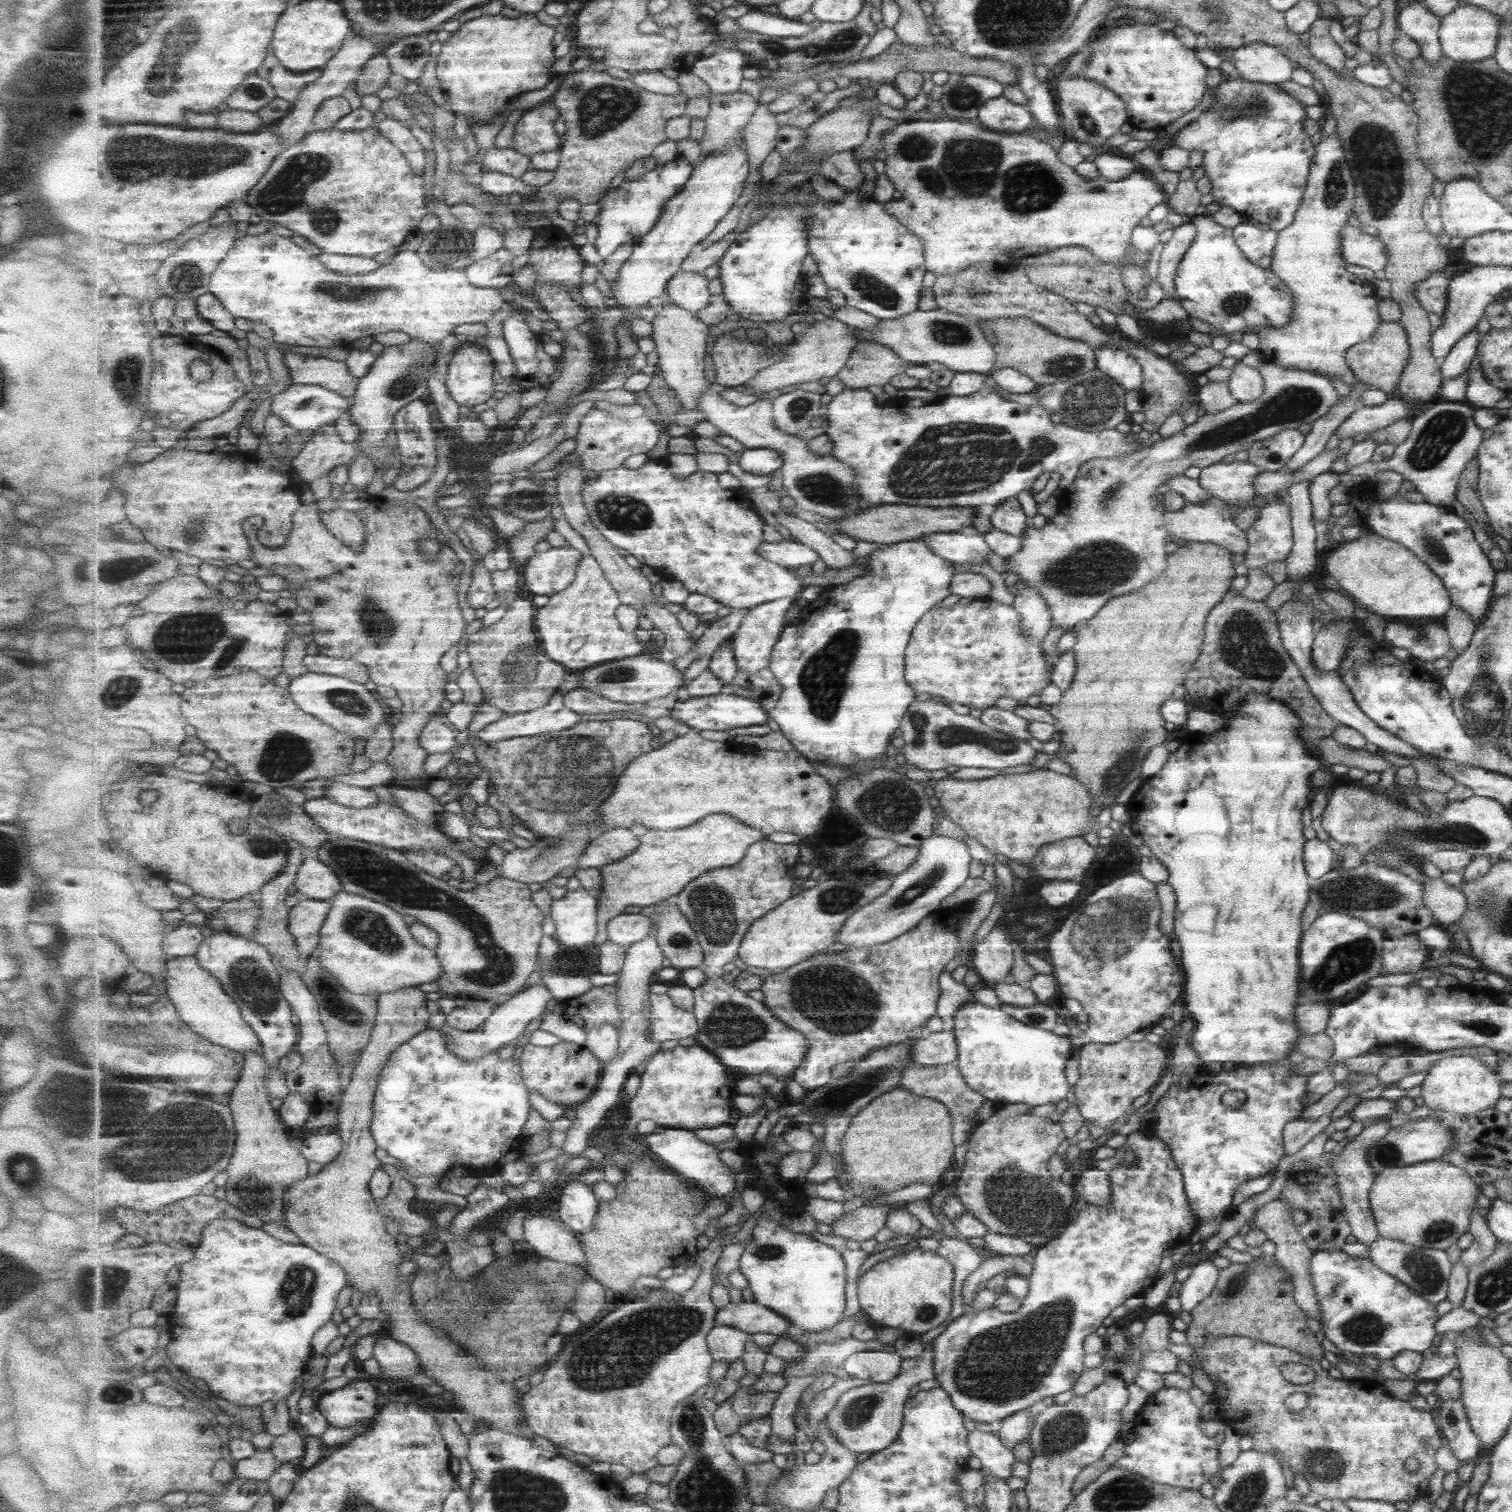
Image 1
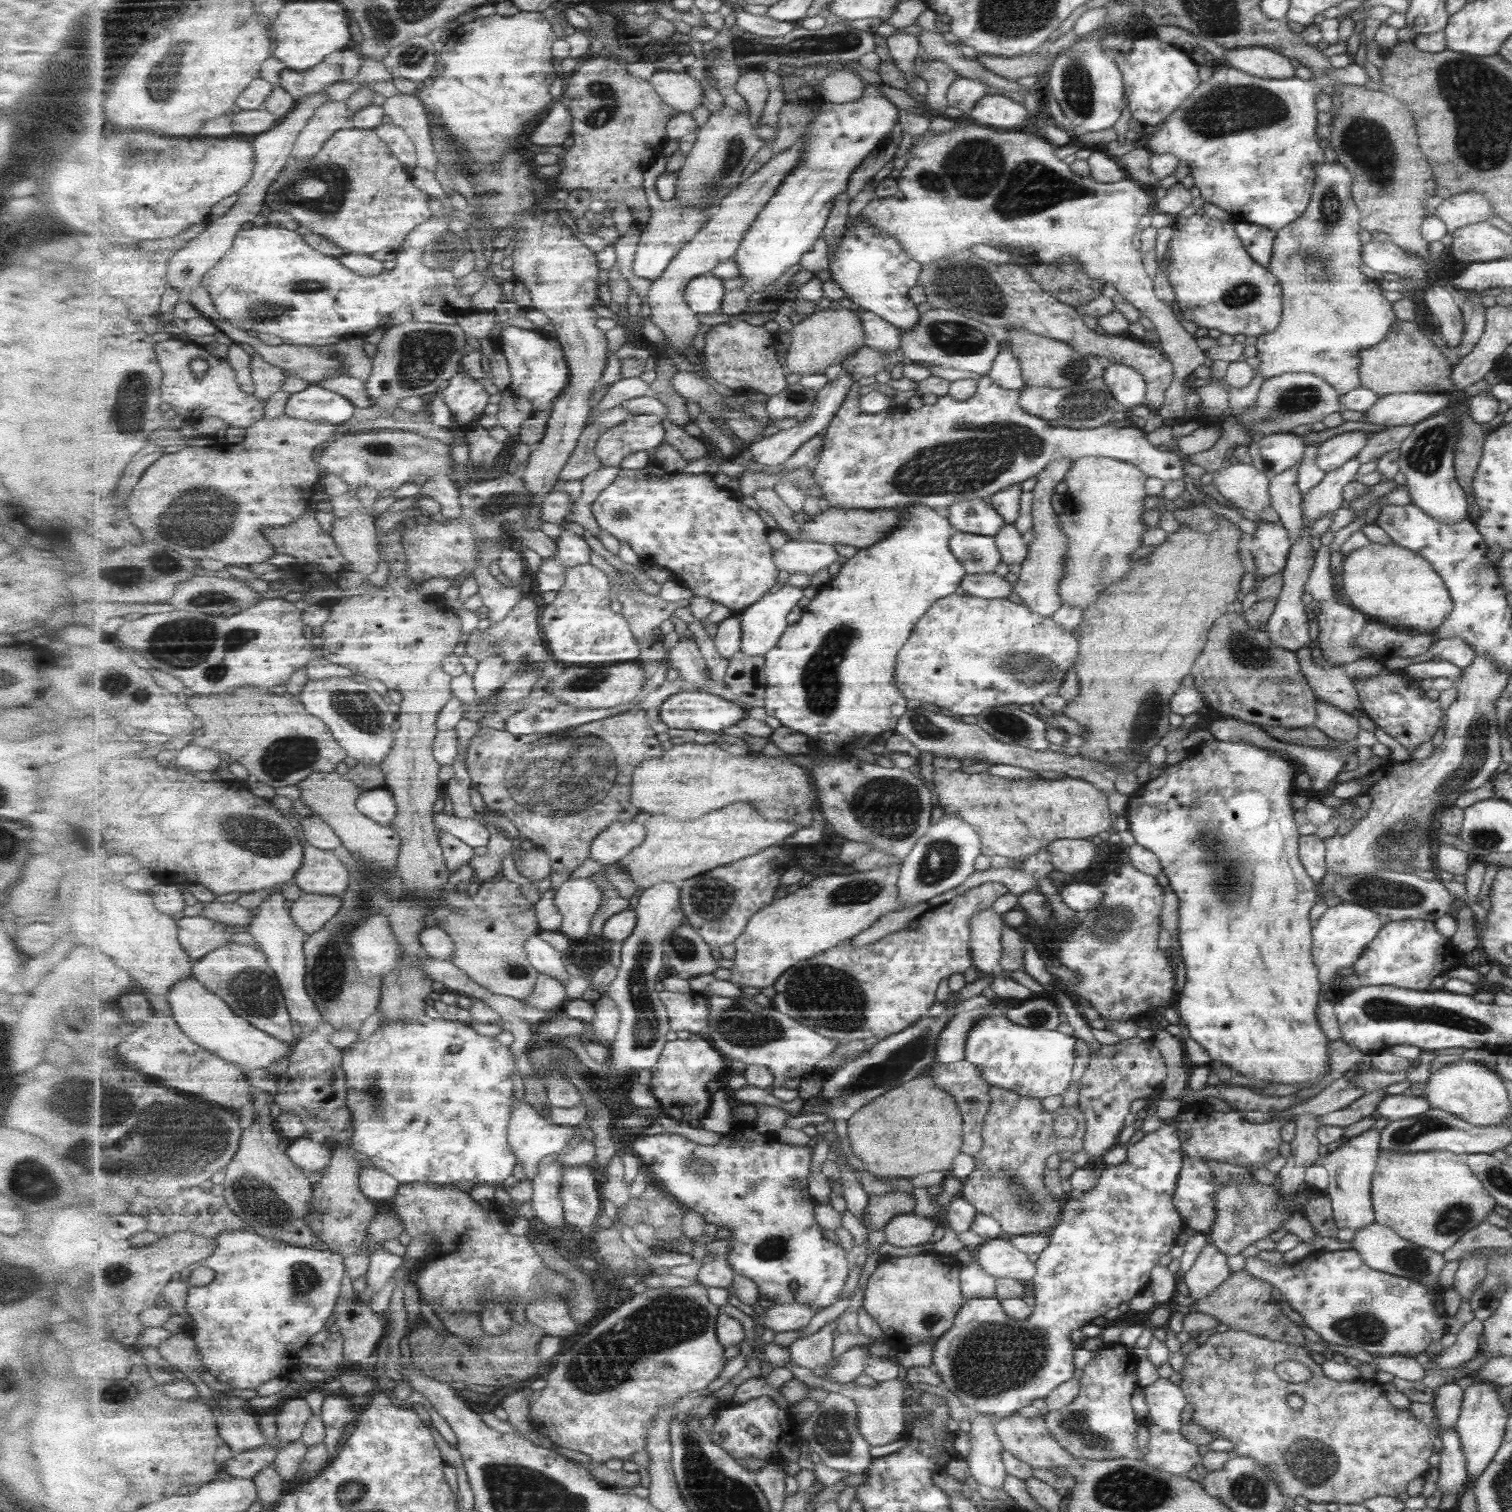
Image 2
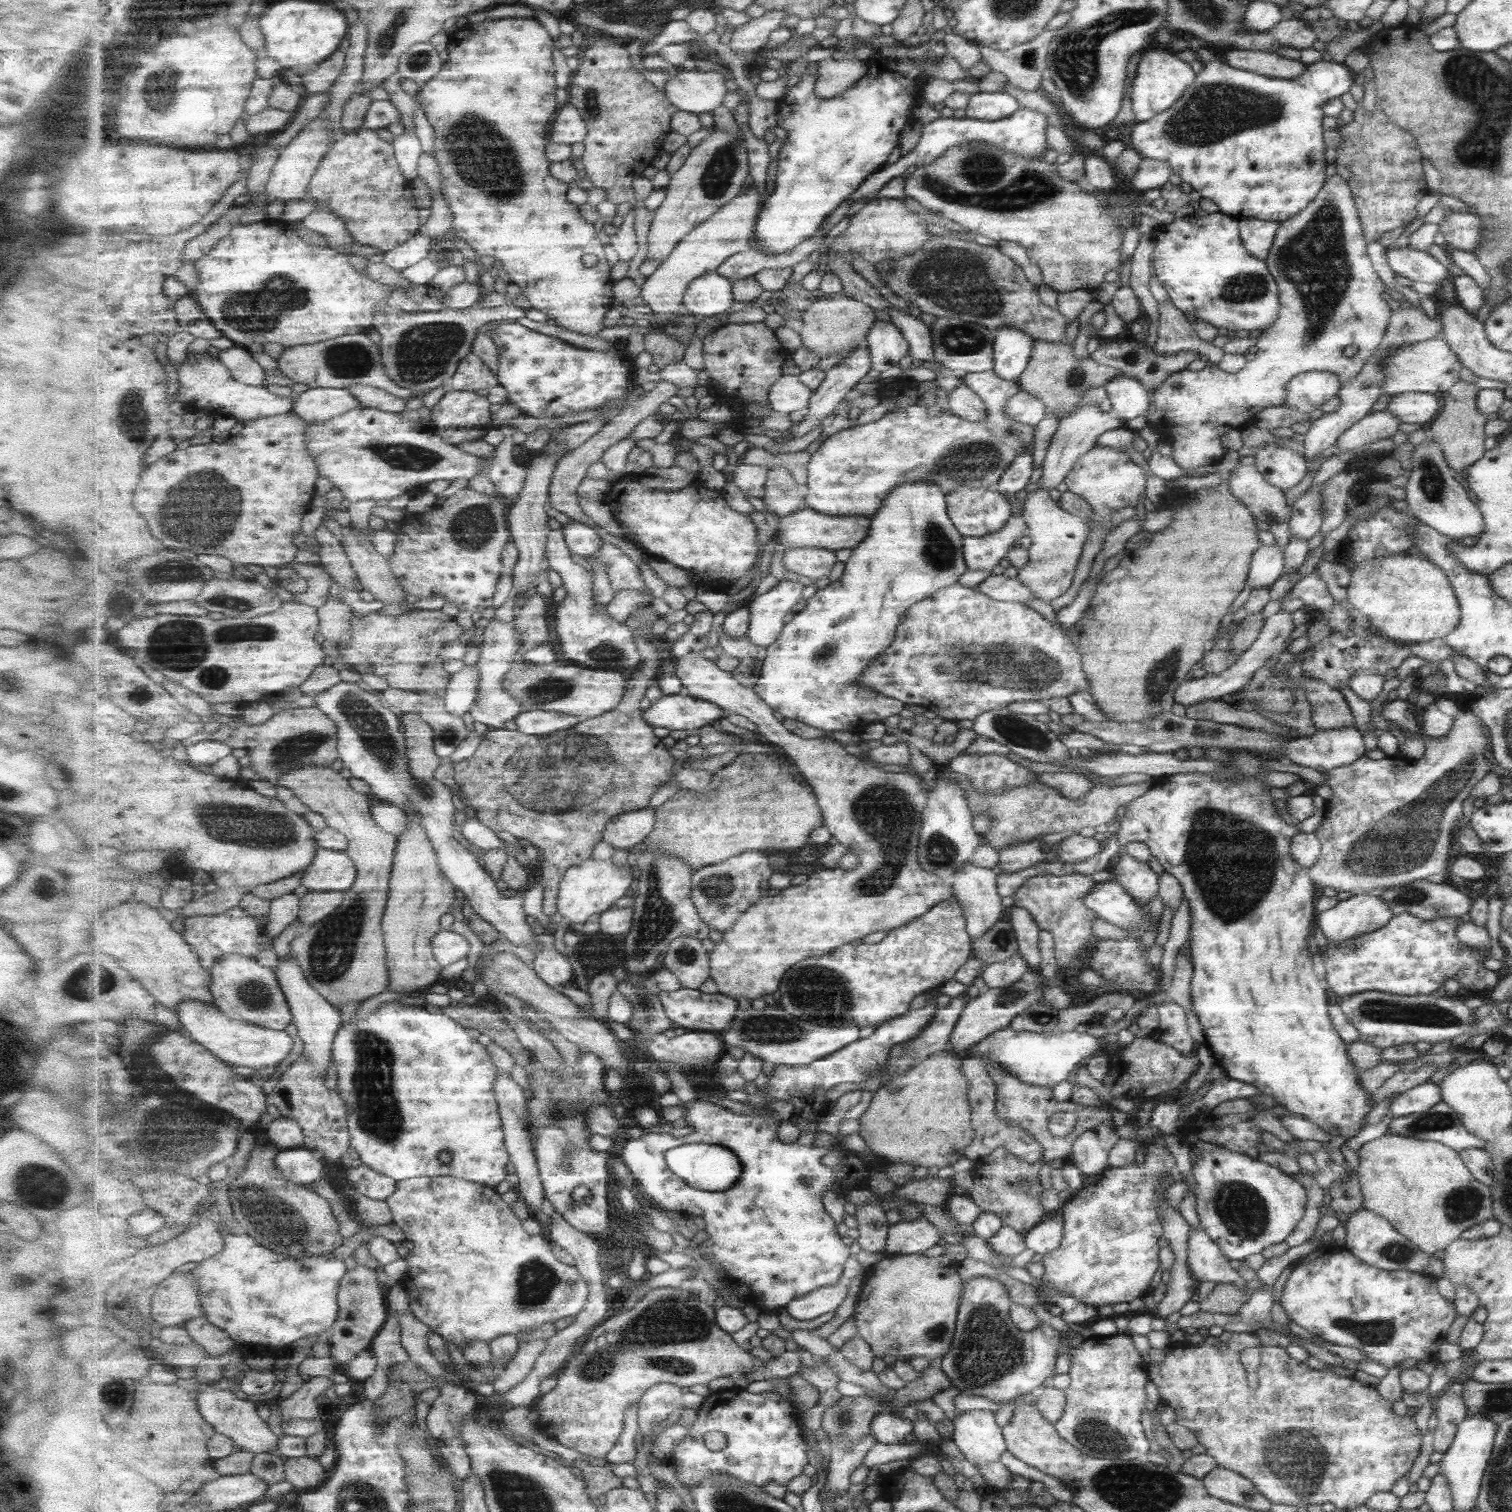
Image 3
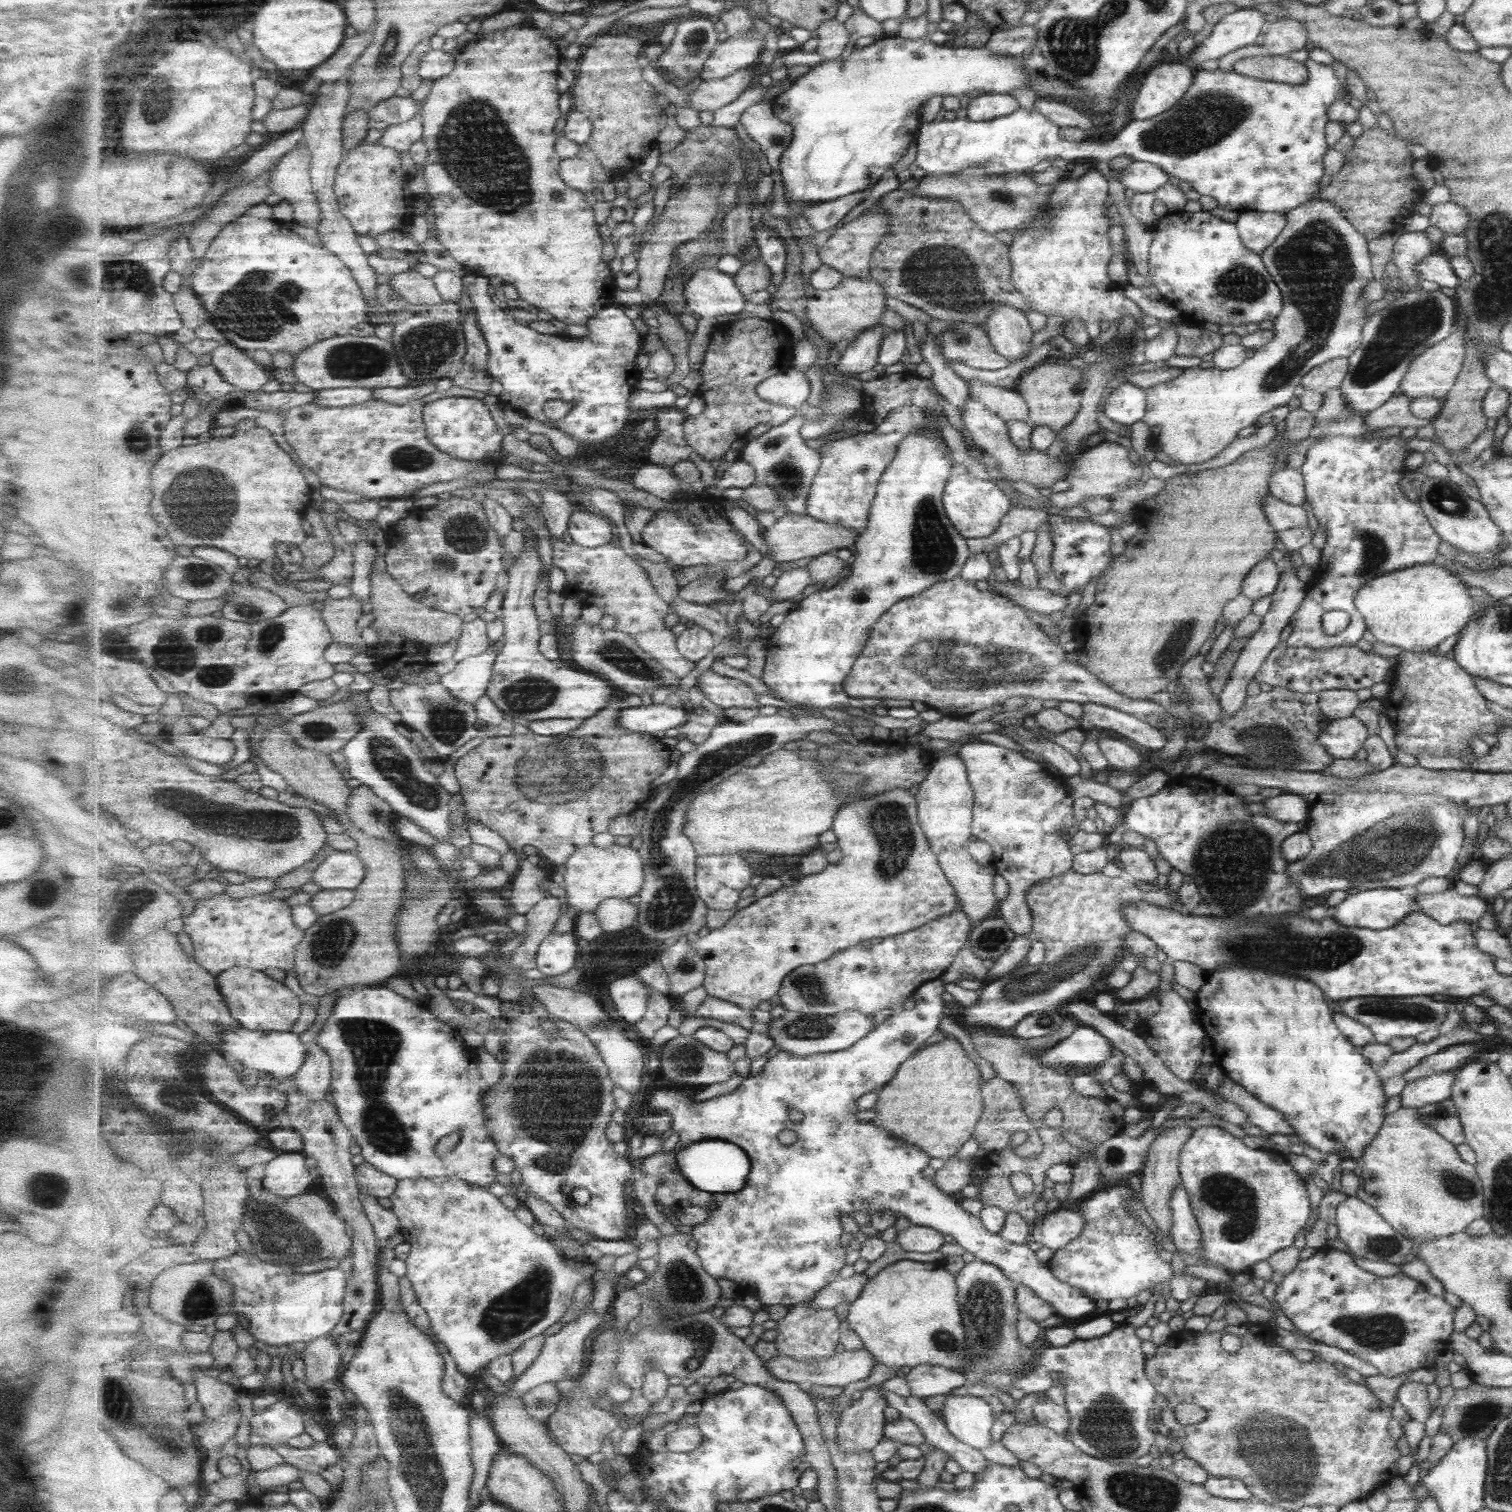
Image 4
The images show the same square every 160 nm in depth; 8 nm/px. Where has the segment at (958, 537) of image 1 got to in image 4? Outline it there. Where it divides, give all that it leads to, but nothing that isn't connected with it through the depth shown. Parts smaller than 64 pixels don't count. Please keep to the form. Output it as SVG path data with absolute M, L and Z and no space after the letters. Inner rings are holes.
M1012 507L1003 516L1000 526L987 538L970 538L968 547L972 556L982 552L993 552L995 548L1009 540L1012 536L1018 536L1020 531L1036 531L1041 525L1045 525L1049 514L1042 508Z

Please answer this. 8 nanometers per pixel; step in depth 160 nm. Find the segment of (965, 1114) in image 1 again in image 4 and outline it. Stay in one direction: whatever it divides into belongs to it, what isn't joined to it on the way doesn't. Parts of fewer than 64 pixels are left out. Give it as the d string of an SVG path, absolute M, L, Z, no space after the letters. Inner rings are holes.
M993 1077L984 1081L982 1095L985 1103L984 1114L974 1132L978 1147L985 1150L987 1154L995 1154L1002 1149L1005 1151L1007 1145L1010 1144L1009 1136L1013 1132L1023 1132L1025 1142L1019 1148L1022 1159L1031 1160L1031 1158L1037 1158L1042 1150L1041 1140L1036 1133L1037 1128L1028 1119L1028 1115L1021 1106L1017 1089L1012 1084L1009 1084L1009 1081Z

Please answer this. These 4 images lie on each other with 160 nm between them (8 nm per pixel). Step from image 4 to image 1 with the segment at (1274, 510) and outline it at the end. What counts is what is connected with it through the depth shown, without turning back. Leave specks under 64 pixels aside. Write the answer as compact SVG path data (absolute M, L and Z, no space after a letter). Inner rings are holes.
M1249 462L1215 463L1201 469L1199 486L1208 496L1231 505L1246 506L1257 494L1253 483L1260 469Z

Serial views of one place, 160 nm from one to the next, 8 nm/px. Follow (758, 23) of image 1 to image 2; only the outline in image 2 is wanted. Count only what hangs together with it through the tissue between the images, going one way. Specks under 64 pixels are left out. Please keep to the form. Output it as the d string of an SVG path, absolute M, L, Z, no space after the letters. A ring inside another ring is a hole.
M738 8L735 23L741 30L761 36L766 41L770 41L772 38L783 37L799 26L798 22L777 22L770 17L769 12L765 15L754 15Z

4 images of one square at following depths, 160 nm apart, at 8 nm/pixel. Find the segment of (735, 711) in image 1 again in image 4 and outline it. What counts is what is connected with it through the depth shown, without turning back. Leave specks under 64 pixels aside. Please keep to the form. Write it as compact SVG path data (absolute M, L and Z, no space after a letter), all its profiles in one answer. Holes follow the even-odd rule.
M653 703L650 706L625 708L619 722L625 733L652 735L655 732L664 733L671 728L679 729L685 721L690 720L688 714L679 705L671 707Z

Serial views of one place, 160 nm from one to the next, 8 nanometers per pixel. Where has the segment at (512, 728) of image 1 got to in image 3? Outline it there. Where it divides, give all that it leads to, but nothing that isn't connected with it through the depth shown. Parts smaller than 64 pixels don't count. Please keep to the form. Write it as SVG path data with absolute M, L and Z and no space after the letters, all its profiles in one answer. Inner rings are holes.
M541 710L522 712L514 720L517 730L531 736L551 735L576 726L579 721L577 717Z

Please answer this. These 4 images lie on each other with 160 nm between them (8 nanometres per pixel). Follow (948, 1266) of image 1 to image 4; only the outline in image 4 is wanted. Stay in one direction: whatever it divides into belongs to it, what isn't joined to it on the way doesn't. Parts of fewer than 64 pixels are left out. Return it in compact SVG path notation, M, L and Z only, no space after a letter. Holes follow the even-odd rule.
M907 1259L890 1264L869 1280L862 1296L850 1304L847 1322L861 1337L864 1348L881 1364L896 1372L903 1366L912 1368L920 1364L944 1366L962 1373L966 1370L970 1362L970 1352L961 1312L957 1276L945 1270L944 1264L945 1260L925 1263Z

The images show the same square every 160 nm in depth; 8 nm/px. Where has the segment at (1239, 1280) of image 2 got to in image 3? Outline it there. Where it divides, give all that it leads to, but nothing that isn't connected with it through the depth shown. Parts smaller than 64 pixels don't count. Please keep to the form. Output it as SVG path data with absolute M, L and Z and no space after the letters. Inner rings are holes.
M1235 1284L1215 1285L1209 1295L1199 1301L1198 1310L1209 1314L1236 1314L1247 1297L1246 1291L1237 1289Z

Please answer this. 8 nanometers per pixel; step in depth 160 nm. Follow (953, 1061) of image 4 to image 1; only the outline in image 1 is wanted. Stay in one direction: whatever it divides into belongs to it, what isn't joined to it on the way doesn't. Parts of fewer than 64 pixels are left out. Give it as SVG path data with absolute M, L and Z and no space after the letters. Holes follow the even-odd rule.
M895 1089L872 1100L863 1110L851 1119L849 1128L841 1141L841 1162L843 1178L836 1179L844 1186L850 1196L860 1197L863 1192L890 1194L911 1184L934 1186L943 1179L945 1172L954 1168L956 1144L953 1141L954 1124L949 1107L940 1100L916 1095L905 1089Z

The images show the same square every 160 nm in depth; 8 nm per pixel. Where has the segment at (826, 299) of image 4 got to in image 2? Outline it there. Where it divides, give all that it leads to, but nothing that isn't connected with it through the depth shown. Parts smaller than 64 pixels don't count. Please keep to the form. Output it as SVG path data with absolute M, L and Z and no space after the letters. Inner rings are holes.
M838 306L837 308L829 307L820 311L815 311L813 315L802 317L792 328L792 343L787 353L787 360L783 362L787 374L796 373L802 376L809 376L809 374L822 373L827 366L831 364L842 364L852 356L856 355L856 352L866 345L866 336L864 325L861 324L861 312Z

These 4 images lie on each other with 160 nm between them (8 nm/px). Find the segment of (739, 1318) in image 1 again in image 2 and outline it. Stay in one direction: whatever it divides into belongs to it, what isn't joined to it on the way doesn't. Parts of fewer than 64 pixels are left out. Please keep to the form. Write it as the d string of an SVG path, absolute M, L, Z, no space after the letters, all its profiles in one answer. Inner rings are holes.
M801 1303L775 1304L765 1311L762 1316L756 1315L756 1319L763 1328L771 1329L775 1333L801 1330L818 1312L813 1305Z

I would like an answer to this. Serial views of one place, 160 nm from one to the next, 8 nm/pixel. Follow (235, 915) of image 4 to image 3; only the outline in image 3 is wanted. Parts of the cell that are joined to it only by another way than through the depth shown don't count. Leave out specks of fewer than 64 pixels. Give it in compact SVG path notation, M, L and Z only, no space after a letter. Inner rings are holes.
M241 906L230 908L218 915L203 915L184 918L184 937L192 948L200 956L201 964L211 970L225 955L242 954L249 958L255 958L261 950L266 948L261 944L263 938L273 937L268 934L268 921L259 924L259 920L251 914L247 914Z

